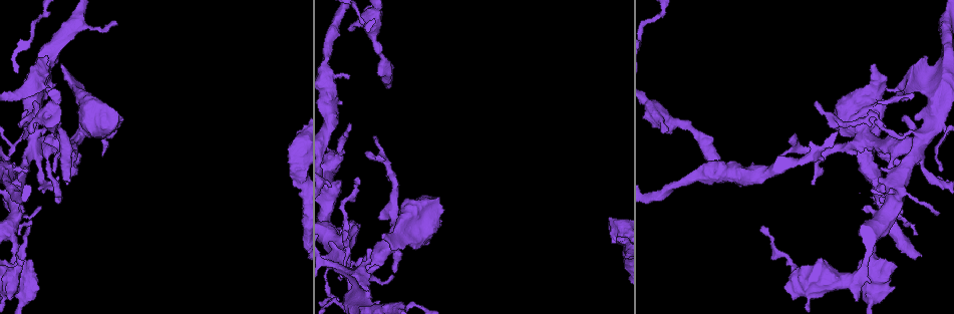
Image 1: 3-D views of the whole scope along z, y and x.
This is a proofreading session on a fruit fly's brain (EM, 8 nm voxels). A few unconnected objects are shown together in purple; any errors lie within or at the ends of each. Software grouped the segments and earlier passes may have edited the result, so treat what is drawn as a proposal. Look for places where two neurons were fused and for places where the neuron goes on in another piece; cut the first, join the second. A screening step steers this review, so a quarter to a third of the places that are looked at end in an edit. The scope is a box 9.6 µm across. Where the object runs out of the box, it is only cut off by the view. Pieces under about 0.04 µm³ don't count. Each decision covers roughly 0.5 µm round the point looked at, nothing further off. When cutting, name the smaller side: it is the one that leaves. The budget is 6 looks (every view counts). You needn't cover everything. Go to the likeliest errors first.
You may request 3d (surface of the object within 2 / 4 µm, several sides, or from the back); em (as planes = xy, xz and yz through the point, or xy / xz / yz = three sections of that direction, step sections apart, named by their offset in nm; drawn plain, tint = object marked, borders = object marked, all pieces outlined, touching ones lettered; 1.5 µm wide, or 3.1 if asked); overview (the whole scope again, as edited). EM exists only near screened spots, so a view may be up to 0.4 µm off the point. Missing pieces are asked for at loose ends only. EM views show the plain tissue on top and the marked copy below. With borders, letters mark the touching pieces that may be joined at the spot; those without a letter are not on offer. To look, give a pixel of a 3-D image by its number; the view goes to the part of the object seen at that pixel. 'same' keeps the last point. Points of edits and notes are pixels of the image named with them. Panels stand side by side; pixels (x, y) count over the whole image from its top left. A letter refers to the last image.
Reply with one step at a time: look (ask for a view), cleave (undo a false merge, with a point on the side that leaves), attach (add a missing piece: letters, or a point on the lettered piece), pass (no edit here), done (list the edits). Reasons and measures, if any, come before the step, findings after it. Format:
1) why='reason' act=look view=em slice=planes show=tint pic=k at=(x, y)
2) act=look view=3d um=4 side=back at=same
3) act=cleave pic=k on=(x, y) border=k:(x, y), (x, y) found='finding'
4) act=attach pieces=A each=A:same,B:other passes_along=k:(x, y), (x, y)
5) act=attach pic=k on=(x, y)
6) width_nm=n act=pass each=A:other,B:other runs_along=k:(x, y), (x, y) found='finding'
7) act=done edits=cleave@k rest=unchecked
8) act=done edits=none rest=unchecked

why='an open end' act=look view=em slice=xz step=8 show=tint pic=1 at=(663, 132)

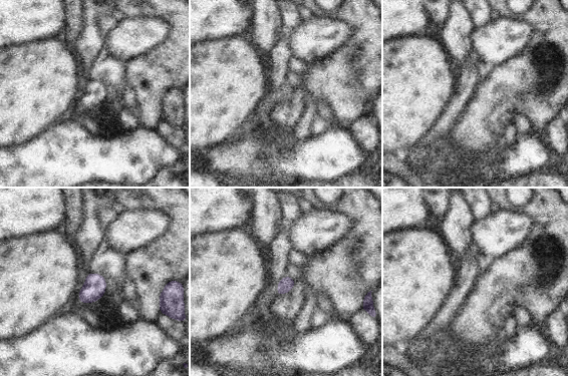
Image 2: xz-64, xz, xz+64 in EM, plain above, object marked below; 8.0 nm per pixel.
act=look view=em slice=planes show=borders at=same

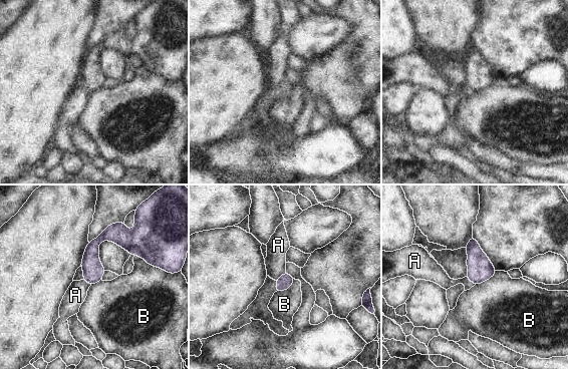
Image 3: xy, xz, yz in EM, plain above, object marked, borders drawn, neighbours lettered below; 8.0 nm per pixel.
longest_contact=B:240nm act=pass each=A:other,B:other runs_along=3:(149, 260), (101, 237), (85, 277) found='no lettered piece goes on from it'

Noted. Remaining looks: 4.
why='branch stops here' act=look view=em slice=planes show=borders pic=1 at=(372, 250)

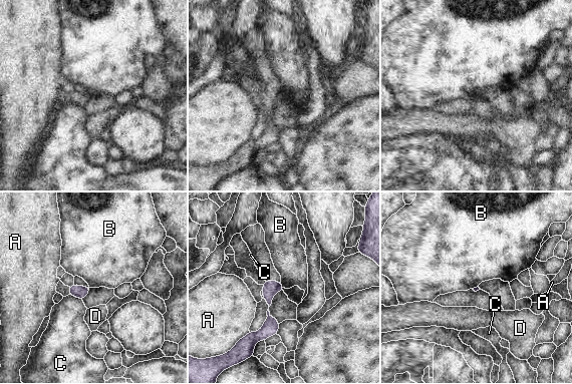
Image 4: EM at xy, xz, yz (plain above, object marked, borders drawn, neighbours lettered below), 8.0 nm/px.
longest_contact=A:120nm act=pass each=A:other,B:other,C:other,D:other border=4:(280, 283), (283, 287) found='none of them fits'

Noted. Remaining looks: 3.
why='tapers out' act=look view=3d um=4 pic=1 at=(58, 204)

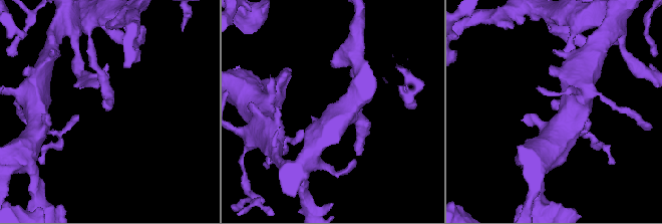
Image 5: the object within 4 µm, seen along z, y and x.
act=look view=em slice=planes show=borders pic=5 at=(554, 107)

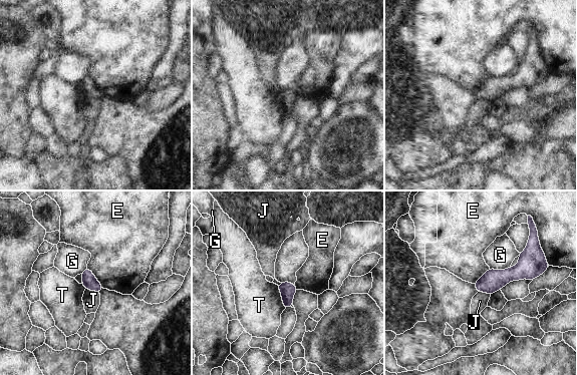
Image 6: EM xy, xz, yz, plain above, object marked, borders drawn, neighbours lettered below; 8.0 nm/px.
act=pass each=E:other,G:other,J:other,T:other border=6:(85, 288), (98, 293) found='none of them fits'

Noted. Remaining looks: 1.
act=done edits=none rest=unchecked

